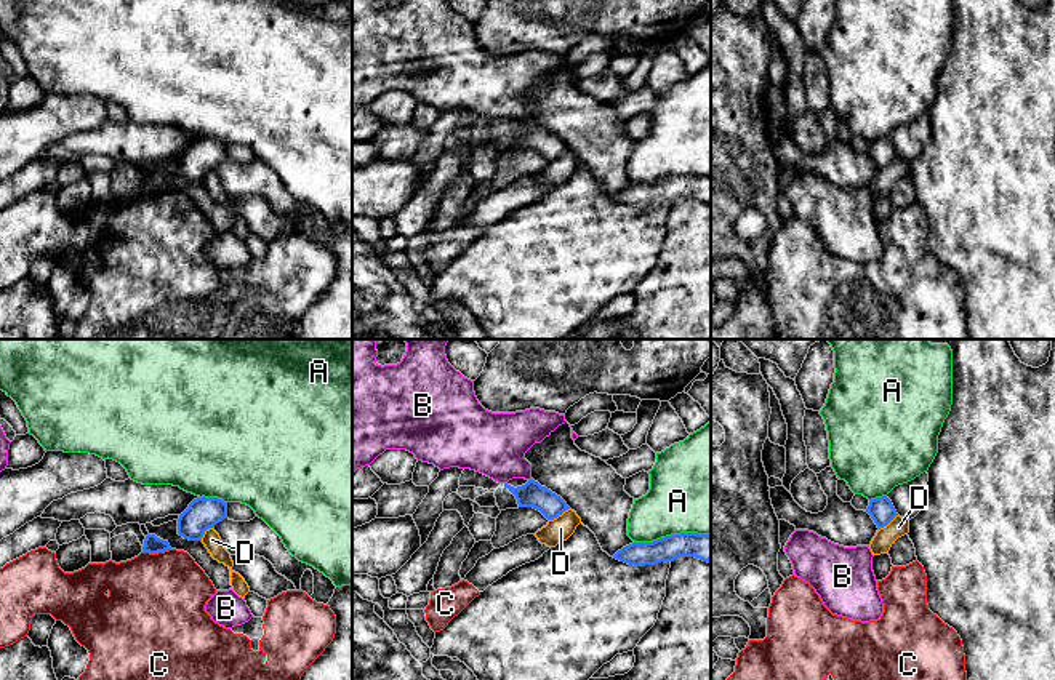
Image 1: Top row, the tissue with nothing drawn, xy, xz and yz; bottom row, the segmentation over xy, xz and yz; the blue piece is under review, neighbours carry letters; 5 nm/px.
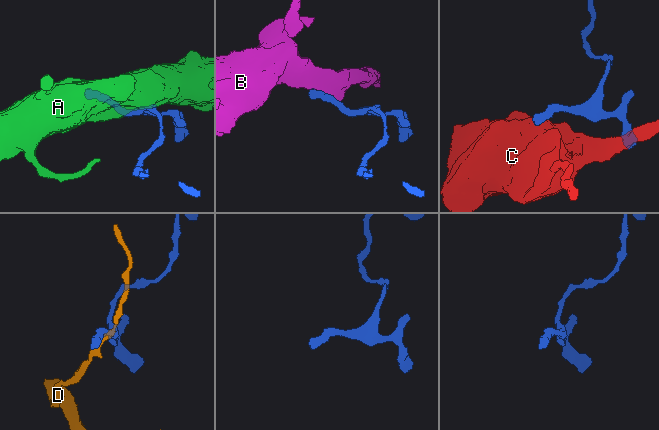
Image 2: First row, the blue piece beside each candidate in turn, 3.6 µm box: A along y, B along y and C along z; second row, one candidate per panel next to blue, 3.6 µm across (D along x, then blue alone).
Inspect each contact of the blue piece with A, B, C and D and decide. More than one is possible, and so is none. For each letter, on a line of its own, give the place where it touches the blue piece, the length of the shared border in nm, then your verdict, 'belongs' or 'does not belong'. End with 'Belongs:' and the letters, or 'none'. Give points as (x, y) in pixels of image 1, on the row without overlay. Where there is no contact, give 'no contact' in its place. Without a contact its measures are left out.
A: contact xz (671, 176); length 380 nm; does not belong
B: contact xz (530, 122); length 30 nm; does not belong
C: contact xy (156, 194); length 150 nm; does not belong
D: contact xz (559, 156); length 120 nm; does not belong
Belongs: none

